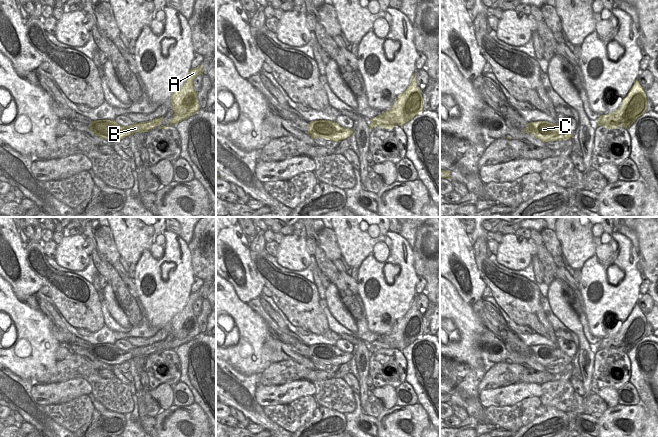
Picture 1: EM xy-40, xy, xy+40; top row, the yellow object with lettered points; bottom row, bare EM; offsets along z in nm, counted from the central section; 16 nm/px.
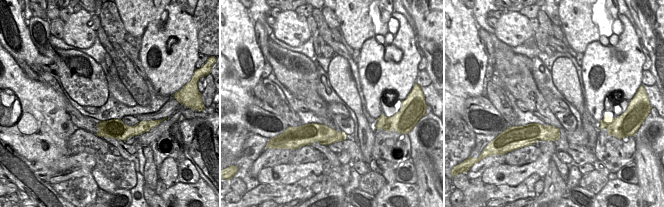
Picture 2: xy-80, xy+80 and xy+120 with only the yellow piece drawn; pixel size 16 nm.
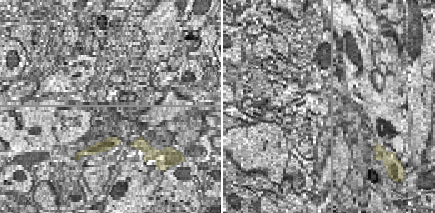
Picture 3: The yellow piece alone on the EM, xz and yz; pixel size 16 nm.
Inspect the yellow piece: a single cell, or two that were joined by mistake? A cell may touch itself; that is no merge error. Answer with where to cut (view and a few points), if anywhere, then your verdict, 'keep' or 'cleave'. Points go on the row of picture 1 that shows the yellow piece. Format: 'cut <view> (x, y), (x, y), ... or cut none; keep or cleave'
cut xy (378, 115), (389, 118), (393, 123); cleave

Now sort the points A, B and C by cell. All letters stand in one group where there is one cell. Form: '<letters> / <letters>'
A / B C

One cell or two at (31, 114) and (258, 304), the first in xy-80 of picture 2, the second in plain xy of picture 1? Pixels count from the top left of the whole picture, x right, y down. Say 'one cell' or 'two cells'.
two cells

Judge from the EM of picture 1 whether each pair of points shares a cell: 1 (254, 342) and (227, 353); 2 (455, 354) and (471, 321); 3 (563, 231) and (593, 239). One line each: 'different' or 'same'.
1: same
2: same
3: same

